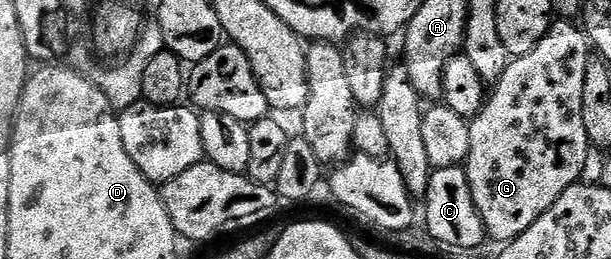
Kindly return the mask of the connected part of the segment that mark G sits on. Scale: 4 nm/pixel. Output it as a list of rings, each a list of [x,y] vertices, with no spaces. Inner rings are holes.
[[[556,20],[531,52],[508,62],[486,96],[485,104],[468,122],[470,153],[464,171],[471,183],[471,195],[485,224],[485,232],[492,240],[494,237],[500,243],[508,243],[523,235],[523,231],[527,231],[527,227],[531,227],[531,223],[535,223],[567,187],[582,180],[581,172],[591,146],[583,125],[583,79],[587,76],[590,56],[591,44],[585,31],[570,20]]]

